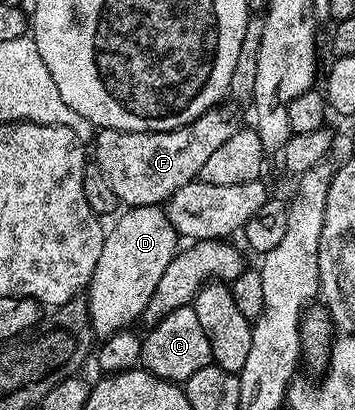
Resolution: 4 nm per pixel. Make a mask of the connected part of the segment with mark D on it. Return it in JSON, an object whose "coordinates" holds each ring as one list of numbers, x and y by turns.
{"coordinates":[[134,206,126,209,116,219,113,230,105,235,103,252,99,252,99,264,95,264,93,279,87,287,87,305,89,307,89,324,94,335,108,336,117,330,132,327,133,317,144,315,146,304,157,292,159,280,163,280,163,272,179,251,179,235,176,228,169,223,169,215,161,206]]}

